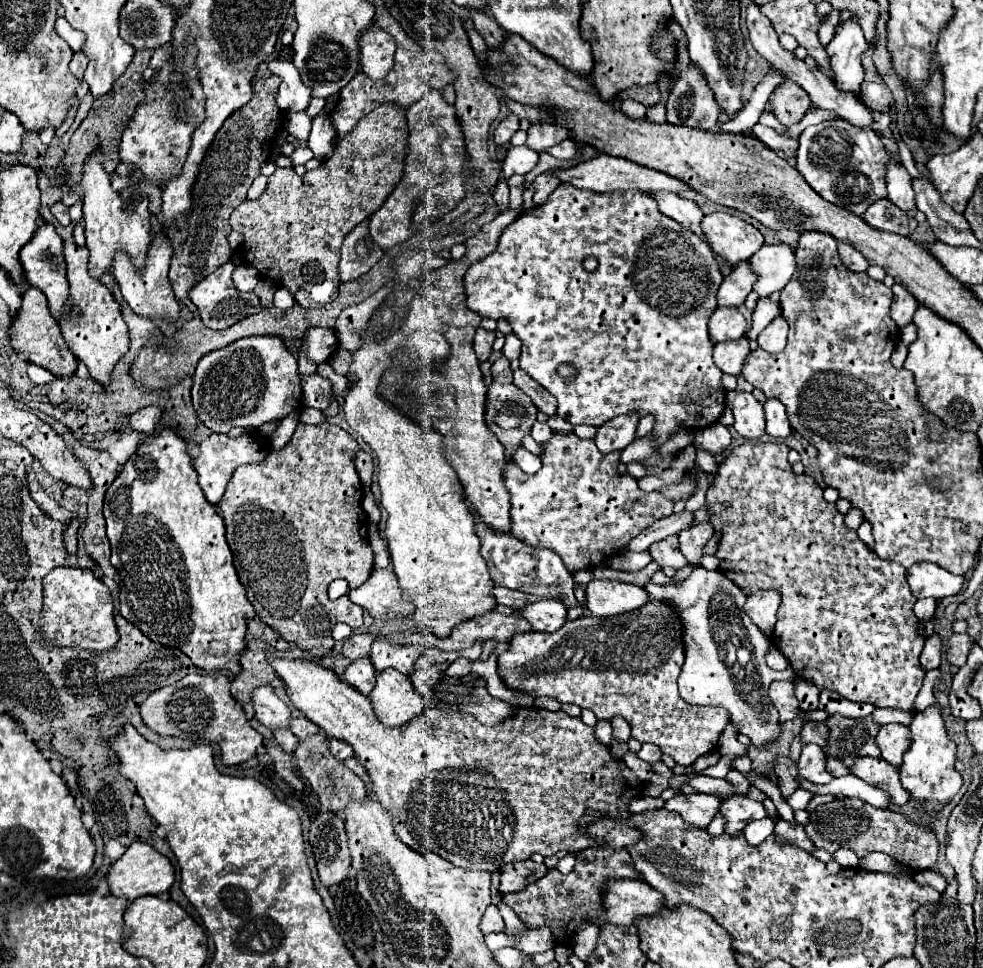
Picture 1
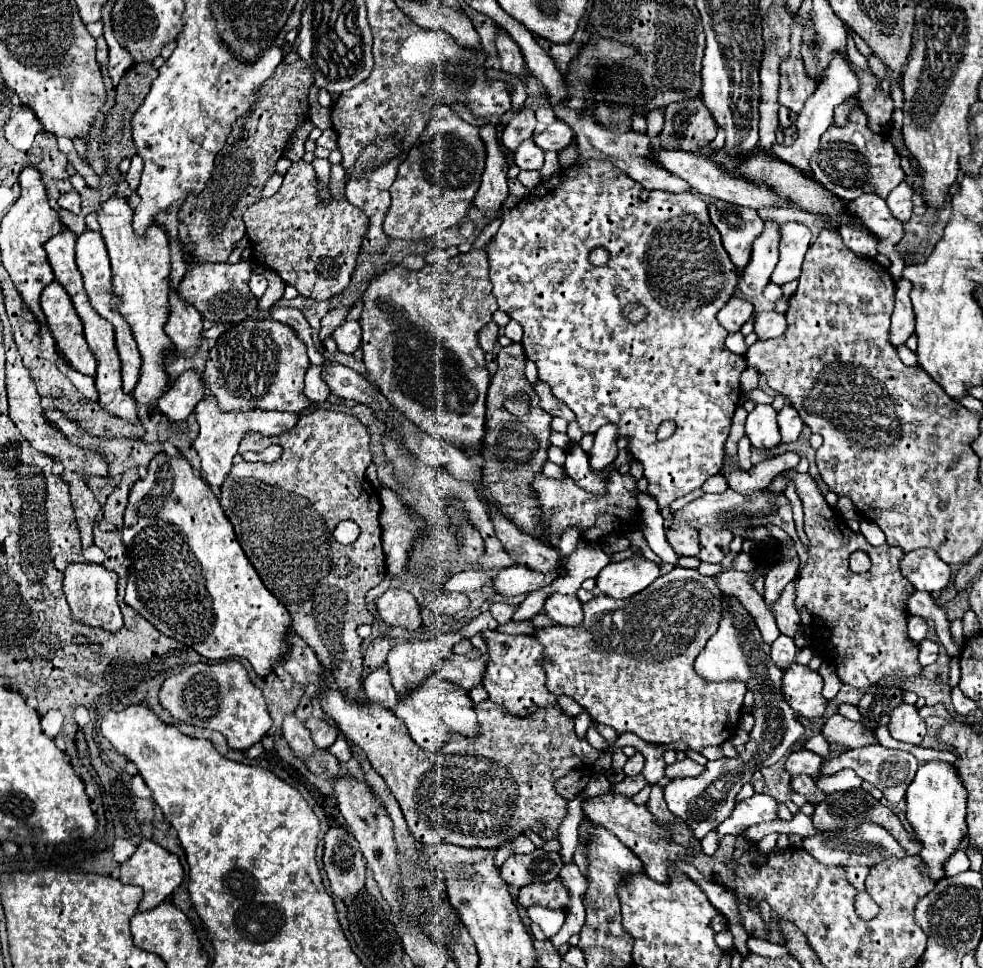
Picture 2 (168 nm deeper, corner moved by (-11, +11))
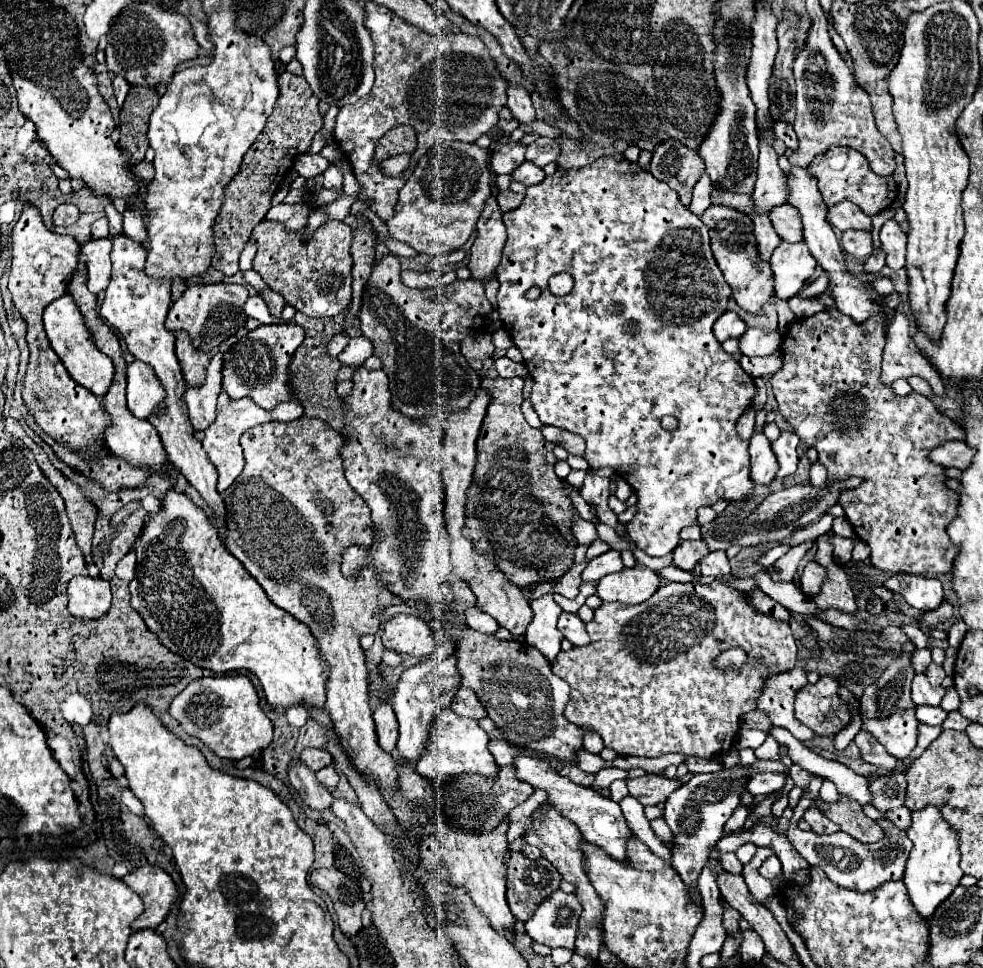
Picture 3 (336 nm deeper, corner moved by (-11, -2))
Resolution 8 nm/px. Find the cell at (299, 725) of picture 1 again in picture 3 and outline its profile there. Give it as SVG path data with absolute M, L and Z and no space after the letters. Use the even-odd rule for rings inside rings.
M305 748L299 756L299 760L313 772L319 772L321 768L329 766L333 762L331 754L327 750L319 750L319 748Z

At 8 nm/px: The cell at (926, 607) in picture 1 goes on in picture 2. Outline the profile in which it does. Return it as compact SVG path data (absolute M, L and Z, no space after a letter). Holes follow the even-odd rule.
M915 591L909 599L909 613L911 615L921 615L925 619L933 619L935 627L937 627L937 635L939 641L945 645L947 653L955 659L959 659L959 651L963 649L963 643L955 643L951 637L951 621L947 617L947 613L937 605L937 601L931 597L931 593L923 593L923 591Z

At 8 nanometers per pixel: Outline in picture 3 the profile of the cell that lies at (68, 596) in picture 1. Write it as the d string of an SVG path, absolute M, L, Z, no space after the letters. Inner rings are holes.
M75 576L69 586L69 612L77 618L95 620L111 606L111 588L103 578Z

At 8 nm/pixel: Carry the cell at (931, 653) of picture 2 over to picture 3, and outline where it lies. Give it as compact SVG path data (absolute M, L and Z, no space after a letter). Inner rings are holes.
M917 674L915 680L913 680L913 692L911 692L911 698L915 700L917 706L939 706L941 698L946 693L946 689L942 686L933 688L929 682L927 682L927 676L925 674Z

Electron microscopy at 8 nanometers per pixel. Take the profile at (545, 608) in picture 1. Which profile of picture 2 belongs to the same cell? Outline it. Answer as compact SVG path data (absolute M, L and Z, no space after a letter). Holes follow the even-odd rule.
M553 593L545 599L543 613L553 619L559 625L573 625L577 627L579 621L583 621L583 611L581 611L581 601L571 595L559 595Z

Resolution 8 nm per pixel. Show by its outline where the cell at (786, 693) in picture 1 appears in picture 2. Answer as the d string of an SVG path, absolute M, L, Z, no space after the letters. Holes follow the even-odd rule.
M793 663L783 677L783 693L787 703L801 717L821 717L827 701L821 695L823 677L805 665Z

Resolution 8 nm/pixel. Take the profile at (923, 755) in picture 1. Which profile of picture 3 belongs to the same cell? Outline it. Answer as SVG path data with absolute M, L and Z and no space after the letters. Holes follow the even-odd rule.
M927 806L921 812L913 812L913 824L907 830L907 836L913 842L913 848L905 866L903 884L915 910L927 922L937 906L951 896L951 892L959 886L959 880L963 878L963 870L959 868L957 832L941 818L941 812L937 808Z

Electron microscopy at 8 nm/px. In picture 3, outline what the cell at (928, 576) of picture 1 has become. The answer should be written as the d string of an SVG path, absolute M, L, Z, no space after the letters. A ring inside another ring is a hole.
M897 574L885 580L884 586L889 590L899 592L905 602L921 612L929 612L939 608L943 602L943 588L937 578L925 576L911 576L911 574Z

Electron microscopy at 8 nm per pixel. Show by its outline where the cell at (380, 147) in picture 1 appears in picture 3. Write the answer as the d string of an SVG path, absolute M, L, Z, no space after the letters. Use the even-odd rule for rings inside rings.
M263 220L255 226L253 238L259 246L257 256L253 258L253 270L261 274L271 290L283 294L289 306L313 318L327 318L341 314L351 304L351 226L327 220L317 228L309 244L303 244L303 230L287 232L281 224Z

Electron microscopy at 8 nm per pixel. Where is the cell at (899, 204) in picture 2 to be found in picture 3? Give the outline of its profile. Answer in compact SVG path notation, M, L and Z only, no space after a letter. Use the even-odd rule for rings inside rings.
M887 220L881 228L881 248L885 250L885 262L887 266L897 272L905 266L905 252L907 252L907 238L901 226L895 220Z

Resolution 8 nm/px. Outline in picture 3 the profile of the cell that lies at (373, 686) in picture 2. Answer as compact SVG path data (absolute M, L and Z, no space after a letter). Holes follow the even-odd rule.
M379 702L373 710L377 742L385 752L393 752L397 746L397 718L389 702Z

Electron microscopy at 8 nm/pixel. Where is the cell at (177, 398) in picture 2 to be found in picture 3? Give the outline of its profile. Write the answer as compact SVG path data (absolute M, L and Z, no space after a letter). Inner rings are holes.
M217 352L211 358L203 386L187 388L183 394L183 400L189 410L189 420L195 430L205 430L211 422L215 422L217 394L221 390L221 370L223 370L223 352Z

